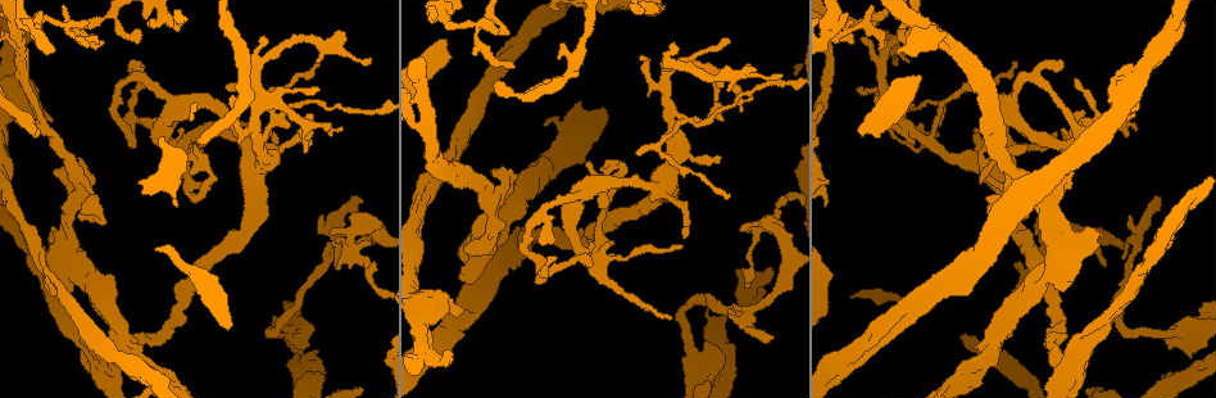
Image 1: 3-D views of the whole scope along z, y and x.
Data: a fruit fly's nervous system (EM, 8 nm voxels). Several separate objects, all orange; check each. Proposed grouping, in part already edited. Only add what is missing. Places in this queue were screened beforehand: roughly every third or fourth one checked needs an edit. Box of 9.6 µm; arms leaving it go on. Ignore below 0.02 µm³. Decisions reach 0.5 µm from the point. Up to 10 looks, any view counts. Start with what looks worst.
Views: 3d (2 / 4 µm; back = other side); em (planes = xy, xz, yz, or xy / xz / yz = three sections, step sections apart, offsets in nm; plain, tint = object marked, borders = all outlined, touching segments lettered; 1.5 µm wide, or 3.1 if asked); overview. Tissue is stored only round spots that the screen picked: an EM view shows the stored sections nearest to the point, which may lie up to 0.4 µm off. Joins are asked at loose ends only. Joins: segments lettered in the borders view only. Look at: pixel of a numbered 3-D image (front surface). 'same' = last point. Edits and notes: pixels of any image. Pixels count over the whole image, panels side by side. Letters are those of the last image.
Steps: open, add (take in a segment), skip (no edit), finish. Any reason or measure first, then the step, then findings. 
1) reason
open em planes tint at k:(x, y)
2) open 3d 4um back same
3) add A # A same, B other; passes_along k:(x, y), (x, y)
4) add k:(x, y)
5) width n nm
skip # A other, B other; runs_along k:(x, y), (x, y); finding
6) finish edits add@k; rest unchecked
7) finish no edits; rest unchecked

free end
open em xz step 8 borders at 1:(864, 134)

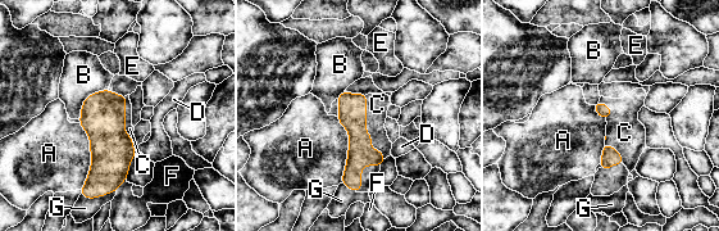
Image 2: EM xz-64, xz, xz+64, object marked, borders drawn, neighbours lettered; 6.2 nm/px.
add C # A other, B other, C same, D other, E other, F other, G other; passes_along 2:(351, 113), (365, 128), (377, 104); the neuron continues

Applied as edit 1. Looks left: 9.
free end
open 3d 2um at 1:(451, 352)

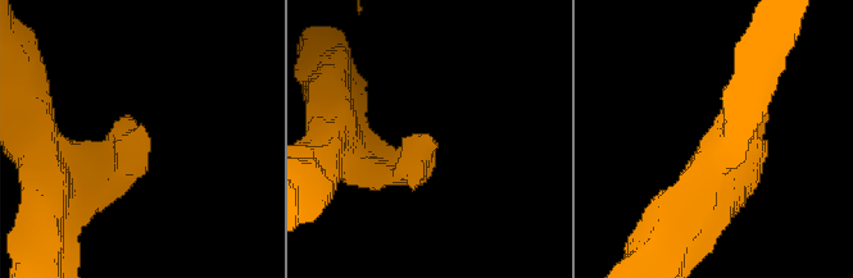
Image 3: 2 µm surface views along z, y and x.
need the tissue
open em planes borders at 3:(425, 133)

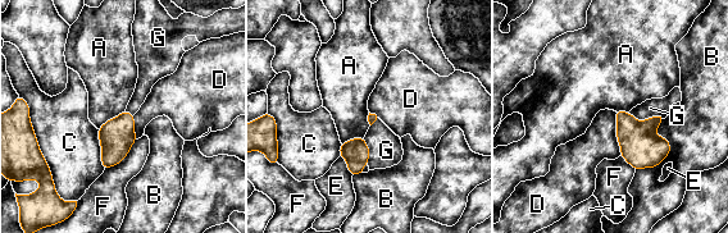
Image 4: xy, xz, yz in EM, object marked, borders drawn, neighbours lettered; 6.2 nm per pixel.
add G # A other, B other, C other, D other, E other, F other, G same; passes_along 4:(640, 146), (646, 119), (650, 108); the neuron continues

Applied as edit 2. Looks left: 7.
open overview

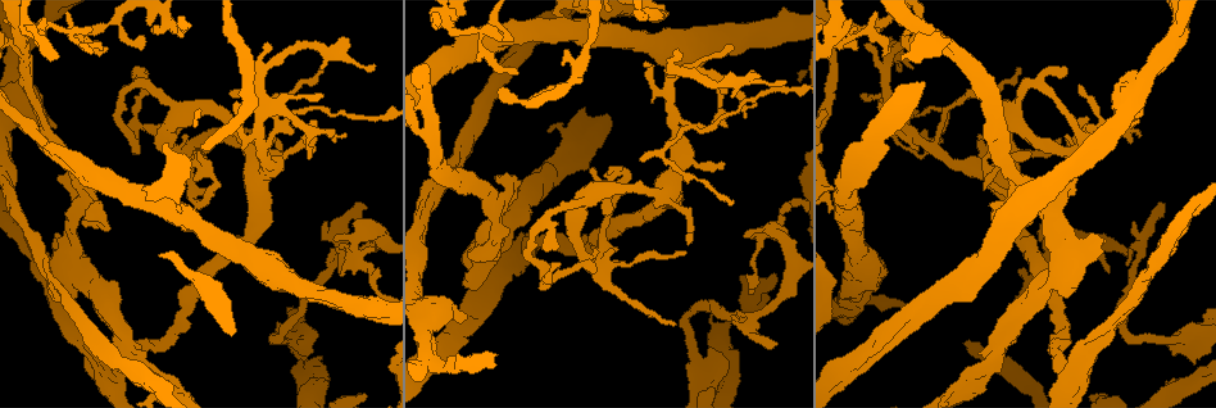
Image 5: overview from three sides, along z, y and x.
open em yz step 4 borders at 5:(776, 343)

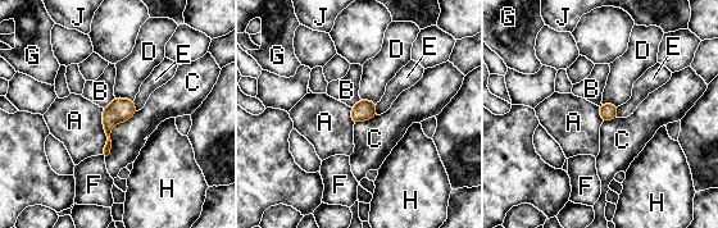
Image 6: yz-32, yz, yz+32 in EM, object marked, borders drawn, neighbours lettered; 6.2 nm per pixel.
width 110 nm
skip # A other, B other, C other, D other, E other, F other, G other, H other, J other; border 6:(101, 108), (105, 136), (103, 154); no lettered segment goes on from it

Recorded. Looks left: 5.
an open end
open em planes borders at 5:(676, 323)

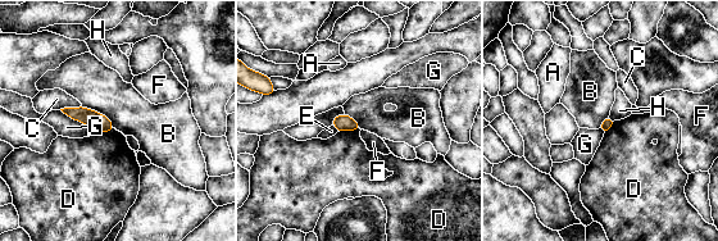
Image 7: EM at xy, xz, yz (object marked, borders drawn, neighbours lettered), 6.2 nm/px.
longest_contact G 240 nm
skip # A other, B other, C other, D other, E other, F other, G other, H other; border 7:(82, 105), (103, 113), (114, 127); none of them fits

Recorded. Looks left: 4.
finish edits add@2, add@4; rest unchecked

